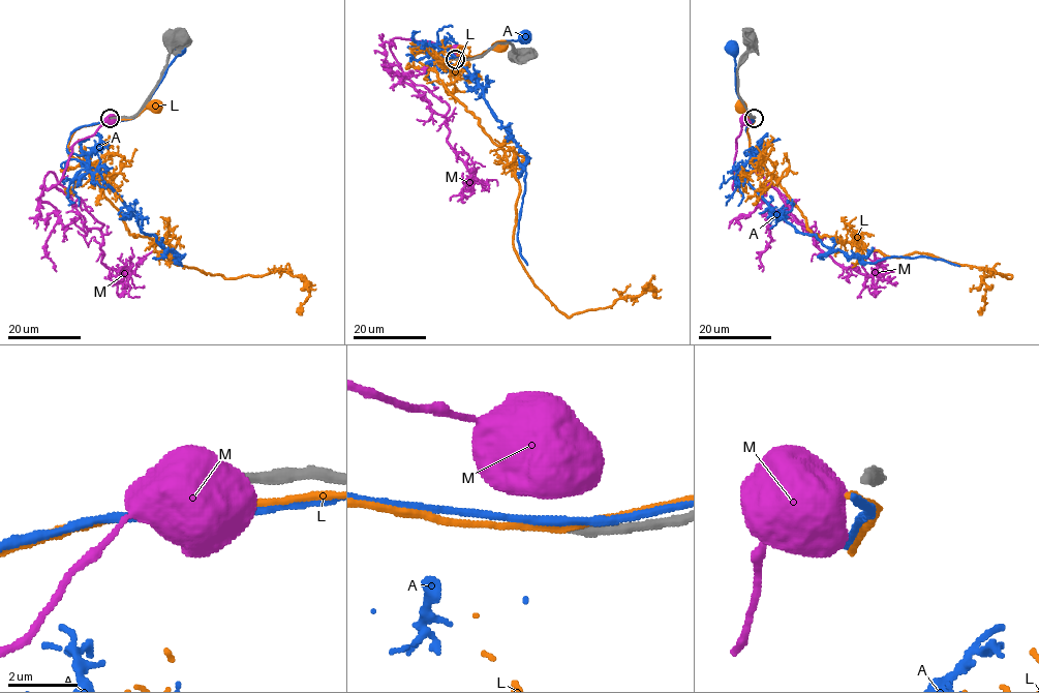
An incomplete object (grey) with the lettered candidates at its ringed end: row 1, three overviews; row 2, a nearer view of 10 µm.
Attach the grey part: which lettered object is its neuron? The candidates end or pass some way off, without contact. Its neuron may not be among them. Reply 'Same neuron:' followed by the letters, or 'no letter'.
Same neuron: no letter

